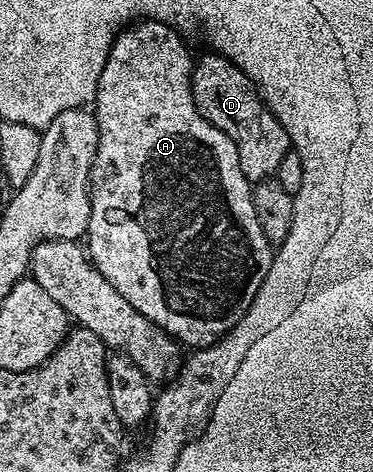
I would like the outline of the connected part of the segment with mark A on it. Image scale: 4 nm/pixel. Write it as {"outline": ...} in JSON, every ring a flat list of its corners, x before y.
{"outline":[[143,19,119,31,110,46,104,69,100,73,98,92,92,100,94,120,98,123,98,148,94,167,90,170,90,216,84,236,84,247,94,268,106,278,112,289,116,289,116,293,120,293,120,297,124,297,124,301,128,301,128,305,132,305,132,309,144,313,148,321,167,331,183,348,197,349,211,347,217,339,221,339,227,331,237,325,244,313,248,313,268,273,270,262,274,259,274,251,272,244,266,240,260,229,260,221,256,221,252,184,240,169,236,145,232,145,230,138,220,129,216,129,216,125,204,121,192,101,192,55,190,59,190,51,186,48,185,41,177,34,181,35,171,24,162,23,158,19]]}

